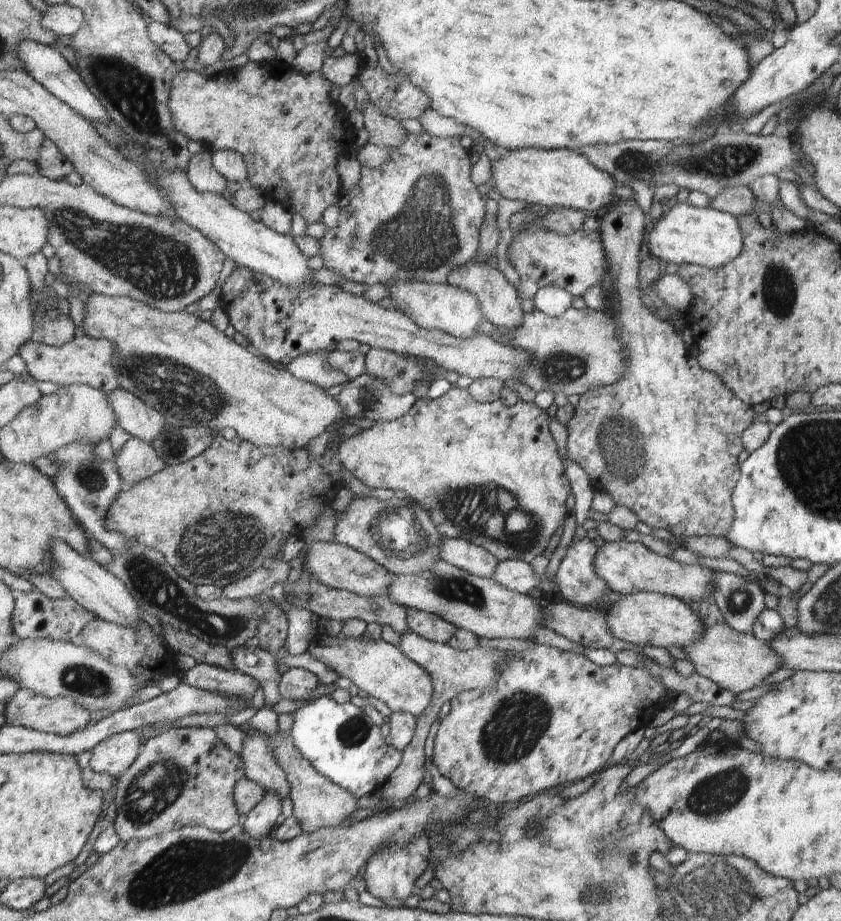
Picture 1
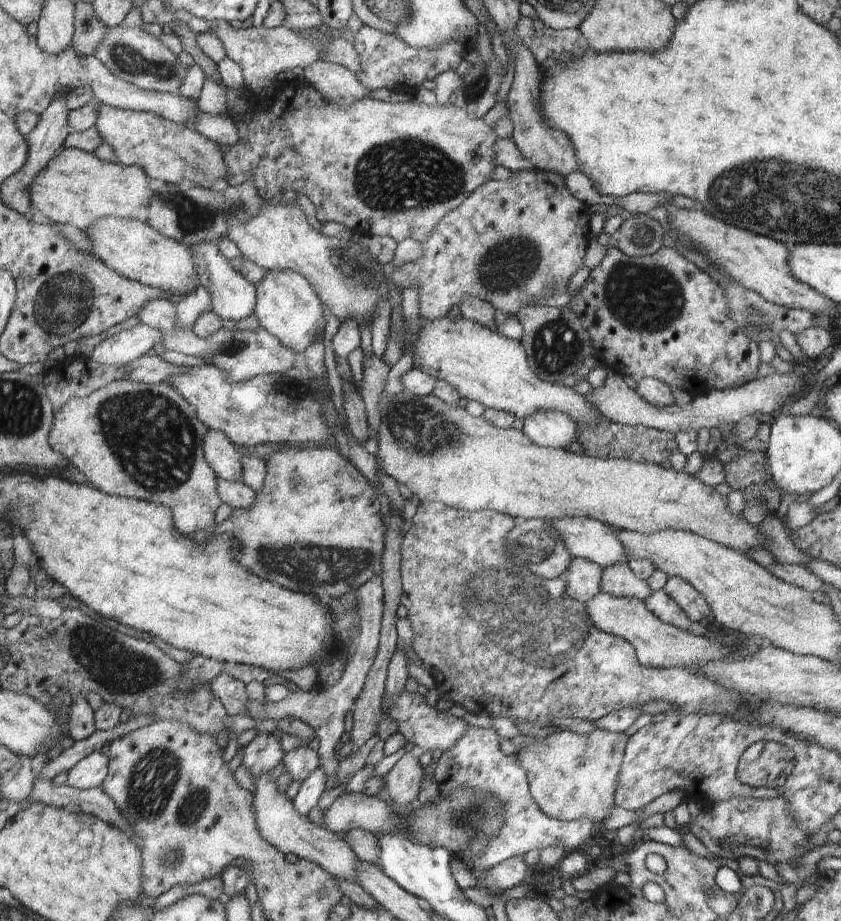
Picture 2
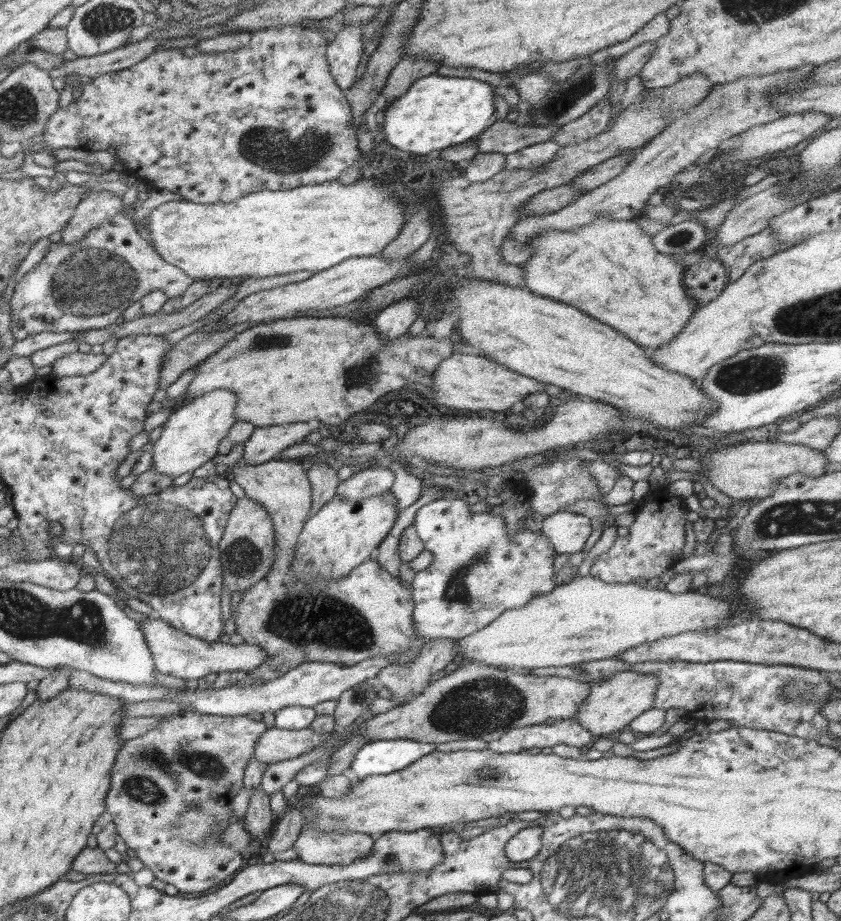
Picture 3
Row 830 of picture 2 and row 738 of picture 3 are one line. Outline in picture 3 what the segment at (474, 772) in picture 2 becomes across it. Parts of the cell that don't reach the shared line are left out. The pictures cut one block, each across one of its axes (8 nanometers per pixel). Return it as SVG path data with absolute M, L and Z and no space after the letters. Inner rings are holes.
M572 719L557 720L552 726L544 724L514 728L506 732L499 740L488 743L490 752L525 752L533 748L548 748L565 744L581 749L587 746L592 734Z

